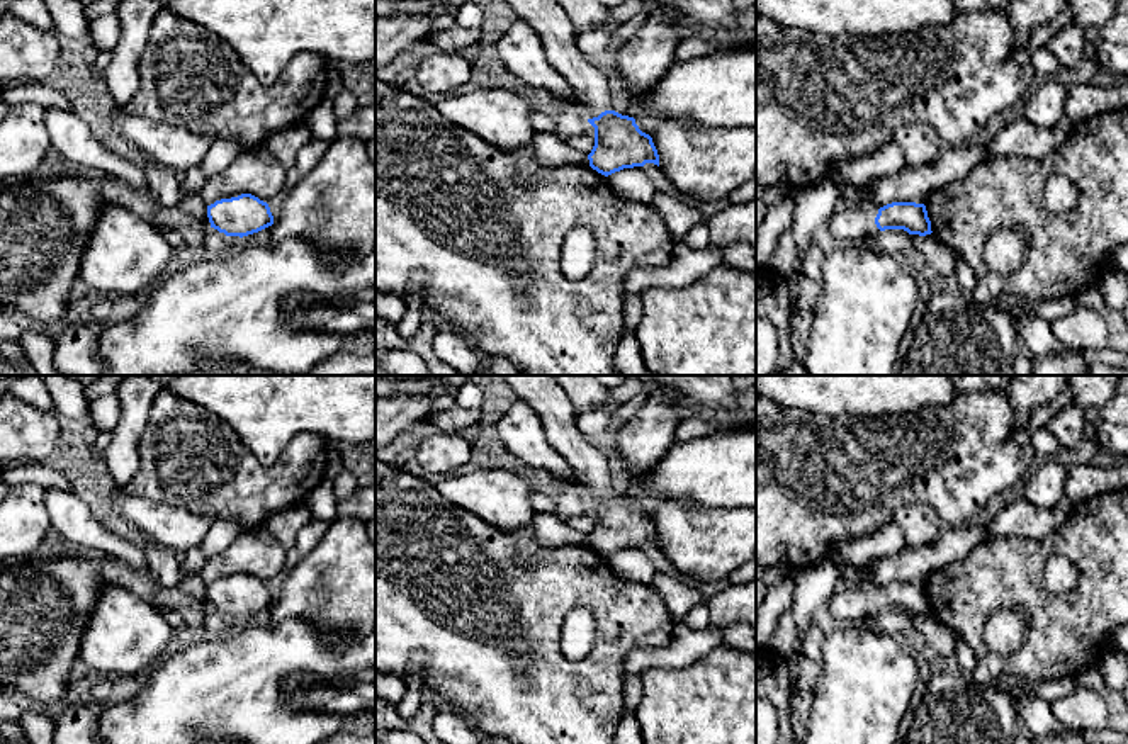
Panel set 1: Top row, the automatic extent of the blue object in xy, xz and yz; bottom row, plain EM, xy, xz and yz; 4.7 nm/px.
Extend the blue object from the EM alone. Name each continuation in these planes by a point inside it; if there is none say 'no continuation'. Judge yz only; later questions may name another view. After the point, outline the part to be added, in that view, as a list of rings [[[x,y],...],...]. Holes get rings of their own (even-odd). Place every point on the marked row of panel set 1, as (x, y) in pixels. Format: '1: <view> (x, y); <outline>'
1: yz (851, 223); [[[846,206],[834,212],[827,226],[839,243],[854,243],[880,233],[875,224],[877,214],[873,206]]]

